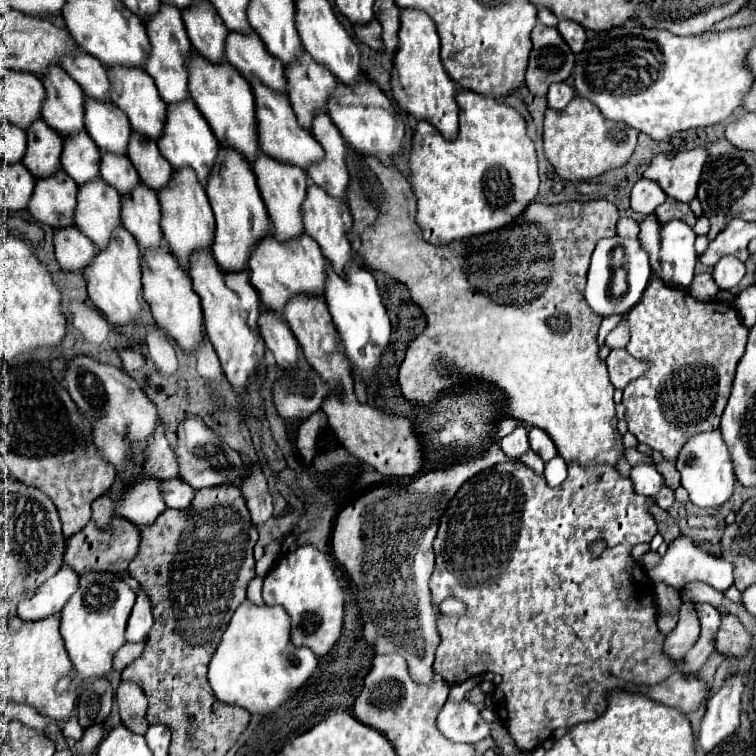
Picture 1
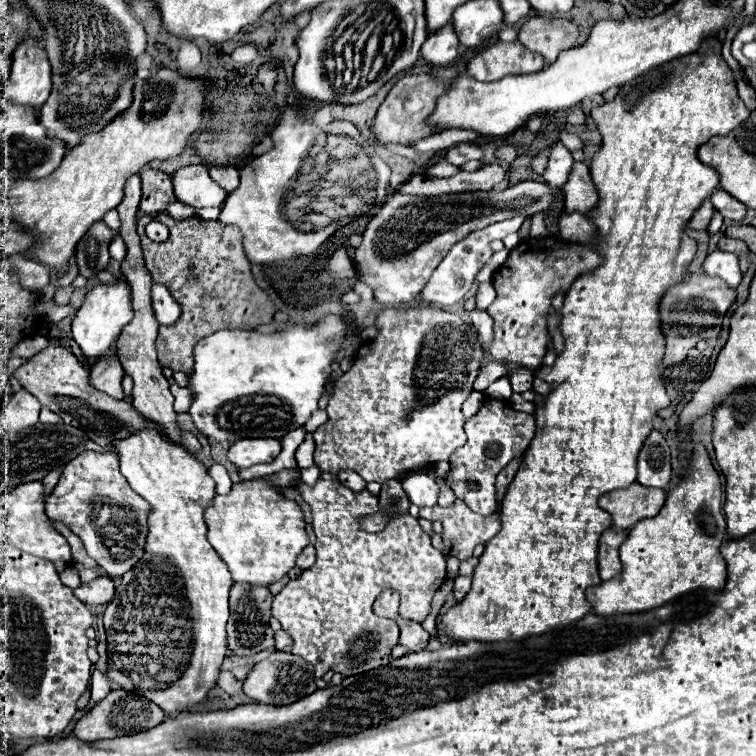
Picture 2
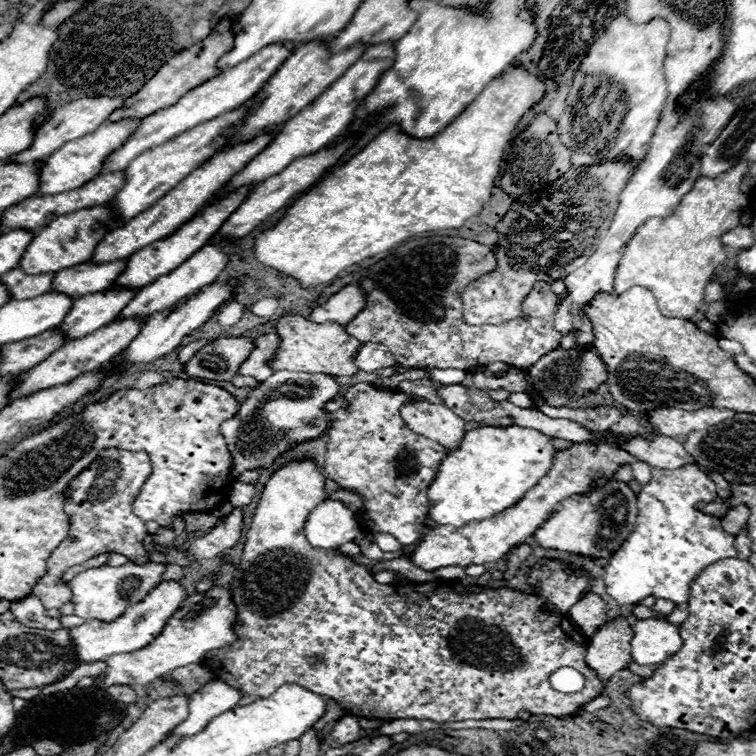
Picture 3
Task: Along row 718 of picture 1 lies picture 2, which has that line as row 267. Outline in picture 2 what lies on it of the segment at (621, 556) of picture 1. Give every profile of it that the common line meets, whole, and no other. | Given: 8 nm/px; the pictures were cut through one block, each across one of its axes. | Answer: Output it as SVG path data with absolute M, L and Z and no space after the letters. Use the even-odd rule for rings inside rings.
M530 238L520 242L508 260L494 274L496 300L488 306L488 314L494 318L494 338L490 344L490 354L502 364L518 362L530 370L542 366L550 336L546 326L546 314L550 308L550 298L556 292L568 292L570 284L582 274L594 270L602 262L594 250L582 248L578 244L568 244L562 248L554 238Z

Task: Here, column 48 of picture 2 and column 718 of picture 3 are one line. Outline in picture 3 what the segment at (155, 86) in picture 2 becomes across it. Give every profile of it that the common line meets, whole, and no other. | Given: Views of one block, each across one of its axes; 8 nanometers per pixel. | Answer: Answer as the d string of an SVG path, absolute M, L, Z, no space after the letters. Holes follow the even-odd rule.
M744 160L716 178L700 176L674 214L666 218L650 218L640 226L630 240L626 254L618 262L614 294L622 294L632 286L648 288L656 296L664 316L692 320L702 306L706 282L726 260L726 248L720 236L740 226L740 212L748 206L748 196L740 190L748 166L750 162Z

